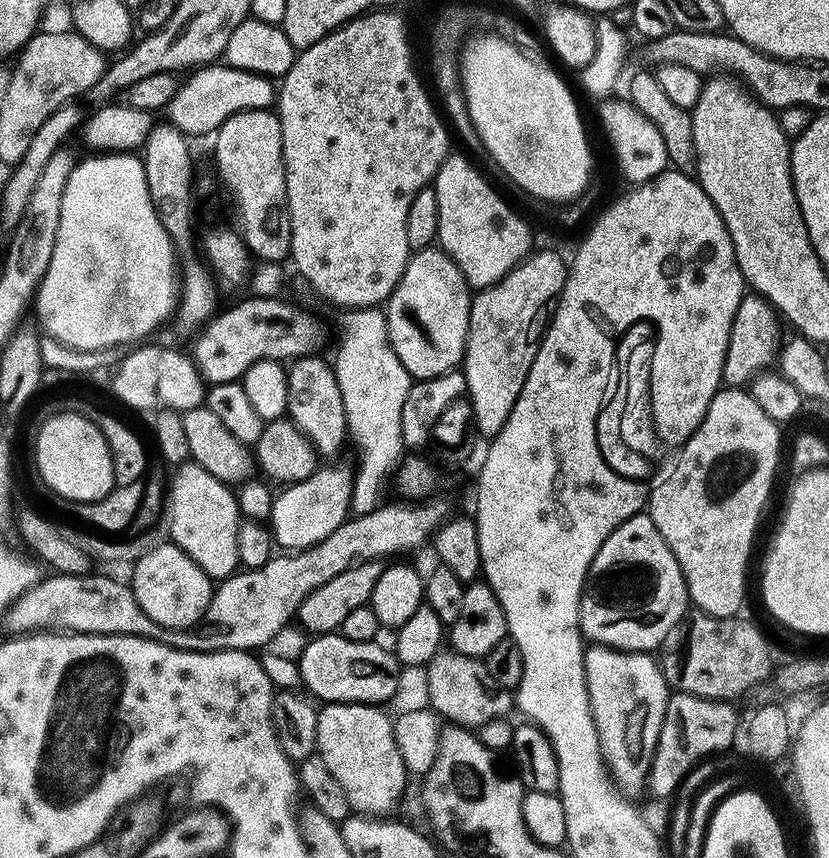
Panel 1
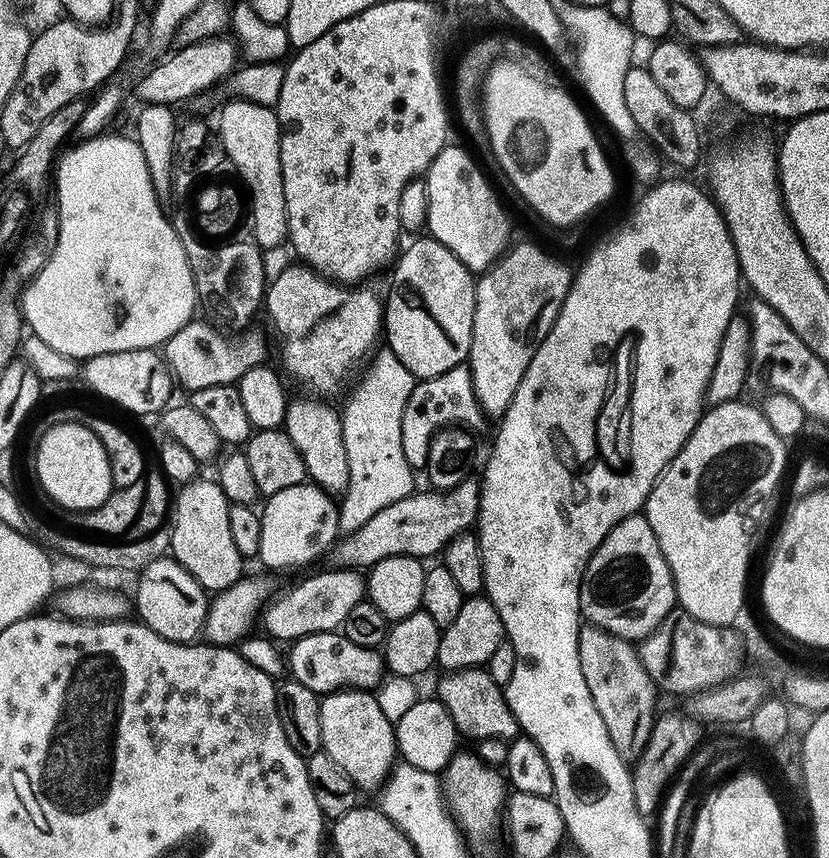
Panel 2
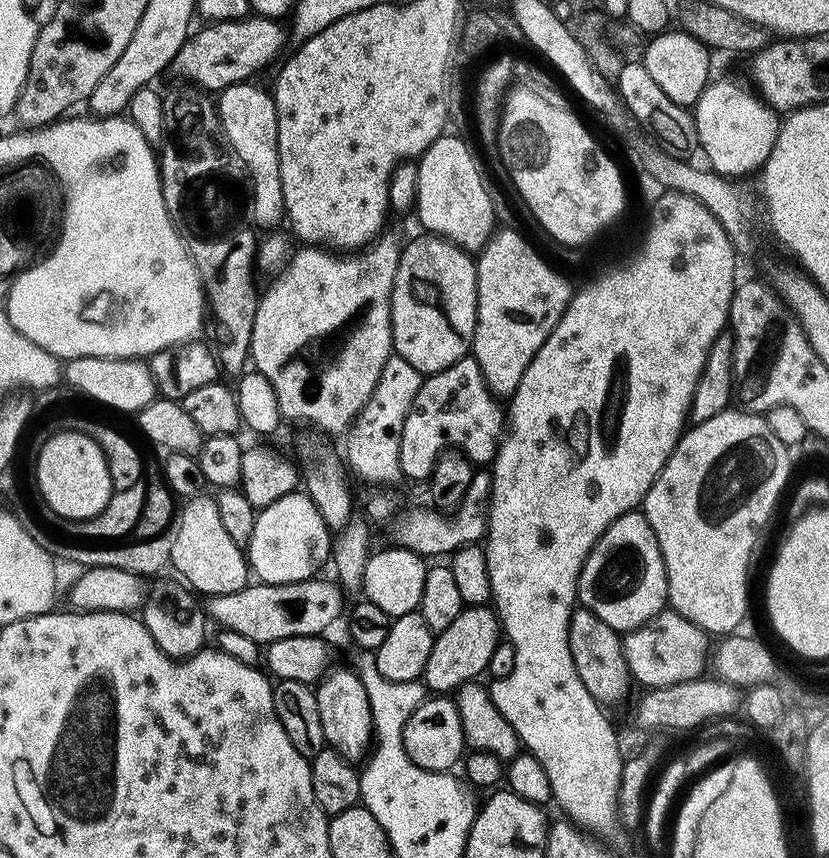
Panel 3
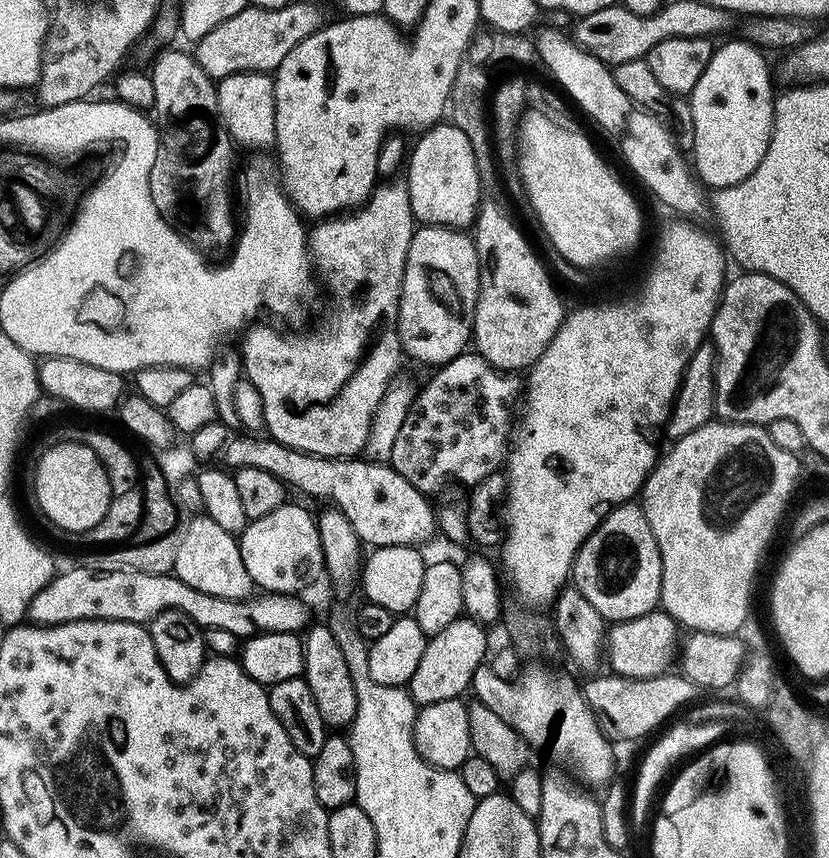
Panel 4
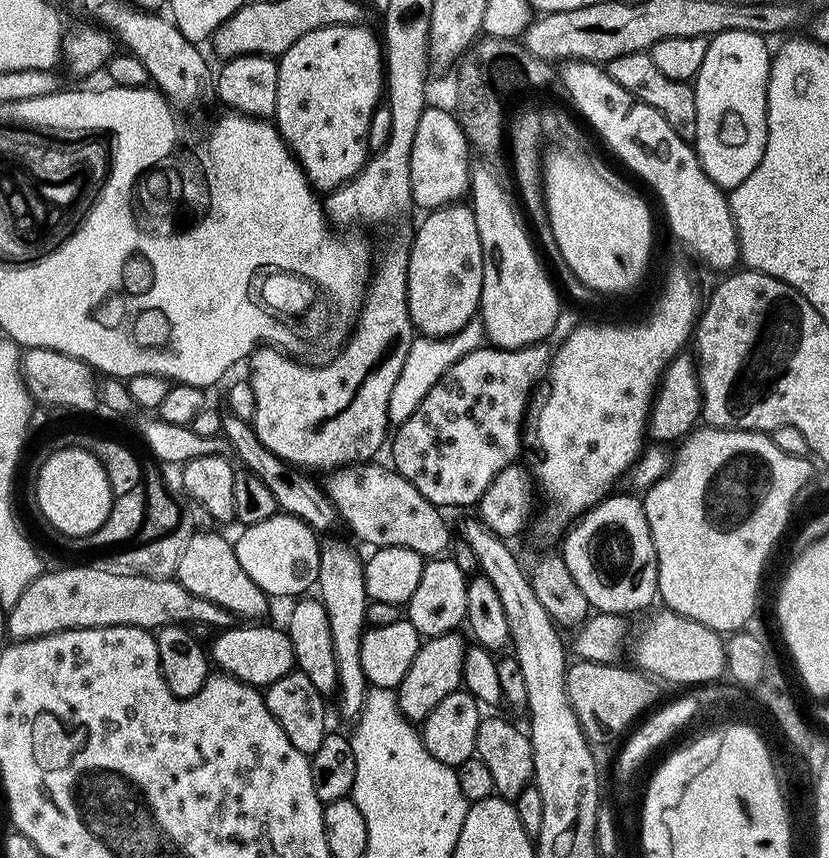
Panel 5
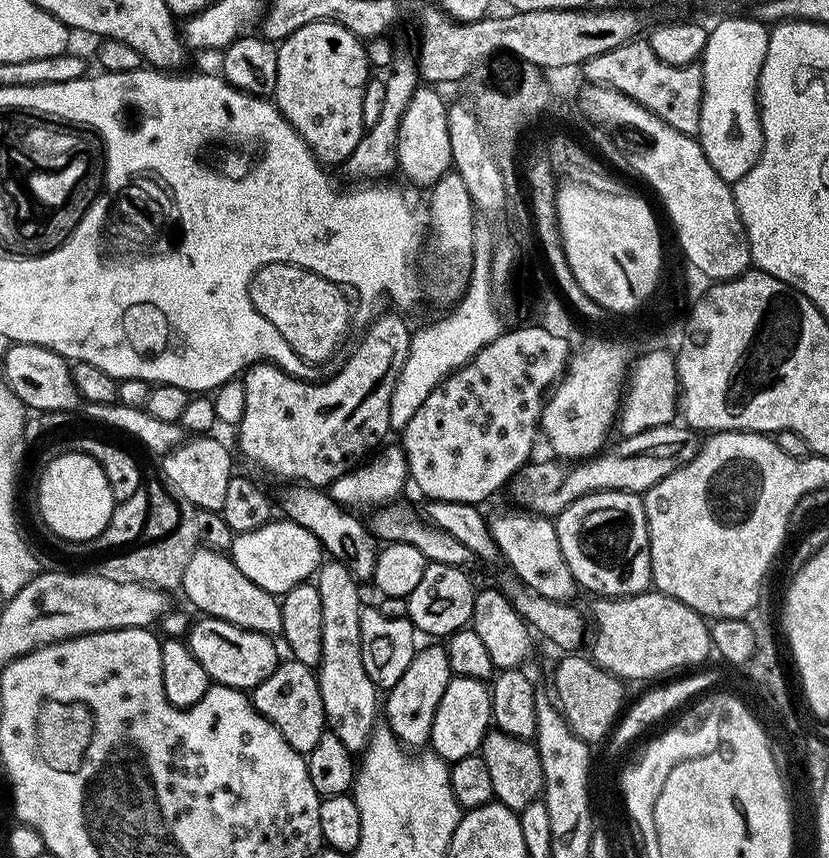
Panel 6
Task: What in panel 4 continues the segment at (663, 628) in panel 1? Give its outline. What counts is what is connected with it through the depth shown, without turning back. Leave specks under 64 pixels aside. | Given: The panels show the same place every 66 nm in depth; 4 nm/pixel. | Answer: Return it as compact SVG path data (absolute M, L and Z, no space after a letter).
M625 502L615 505L605 515L576 552L570 580L579 592L586 594L586 602L590 602L590 606L594 606L594 610L598 610L605 621L633 620L647 612L657 611L662 586L662 558L658 542L654 542L654 530L650 530L650 522L646 522L646 514L639 503Z

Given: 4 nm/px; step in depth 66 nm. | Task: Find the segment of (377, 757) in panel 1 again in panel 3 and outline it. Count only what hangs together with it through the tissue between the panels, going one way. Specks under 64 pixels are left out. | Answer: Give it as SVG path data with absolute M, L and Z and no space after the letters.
M329 667L314 685L318 702L318 718L322 718L322 734L325 745L342 754L347 760L360 762L369 755L374 743L370 702L366 698L366 686L351 667Z

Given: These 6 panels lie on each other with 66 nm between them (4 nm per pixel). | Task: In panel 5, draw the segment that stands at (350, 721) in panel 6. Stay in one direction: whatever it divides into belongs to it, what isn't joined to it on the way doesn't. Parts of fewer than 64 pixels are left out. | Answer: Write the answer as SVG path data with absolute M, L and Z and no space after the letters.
M324 540L320 546L320 561L316 584L320 593L318 599L323 604L328 621L332 645L336 647L336 661L338 662L338 697L340 696L340 712L344 716L359 717L364 709L370 687L366 674L362 670L360 657L360 638L366 631L364 611L368 605L368 591L364 585L364 565L359 556L348 544L340 540Z

